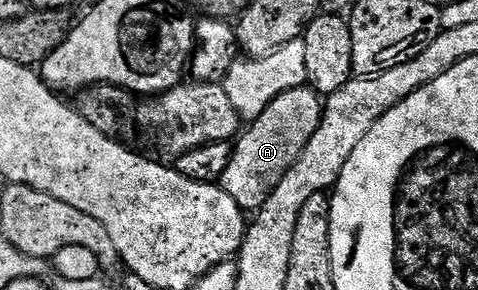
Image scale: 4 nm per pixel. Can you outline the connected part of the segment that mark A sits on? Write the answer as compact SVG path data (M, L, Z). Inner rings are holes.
M307 85L297 87L288 93L280 93L260 117L256 117L249 124L250 127L237 136L233 144L234 156L224 169L220 180L220 186L240 205L243 212L257 213L268 201L272 189L280 185L280 181L292 169L292 165L304 153L308 141L312 141L312 133L322 120L322 109L324 103L317 91ZM246 131L246 132L245 132Z

